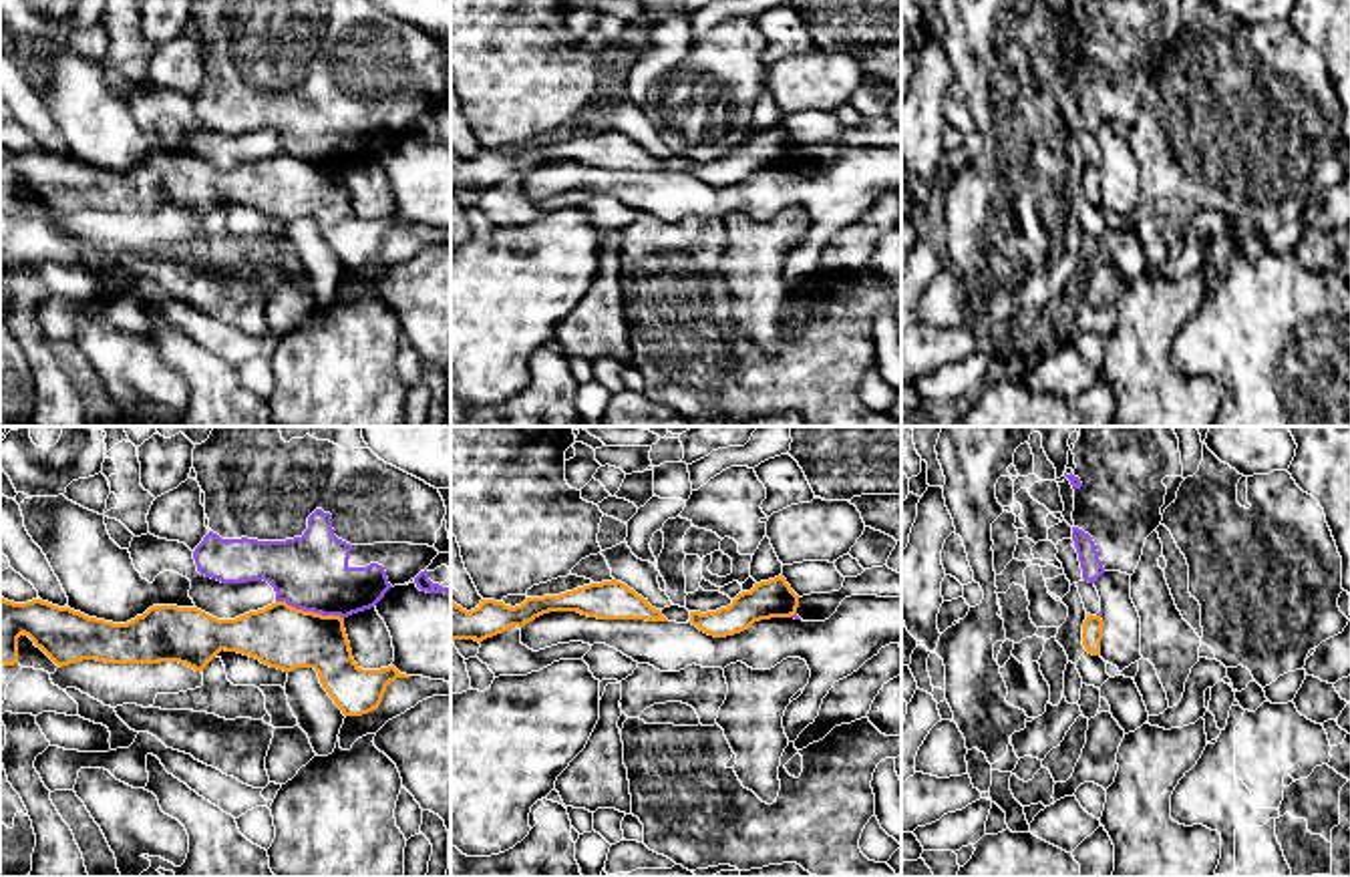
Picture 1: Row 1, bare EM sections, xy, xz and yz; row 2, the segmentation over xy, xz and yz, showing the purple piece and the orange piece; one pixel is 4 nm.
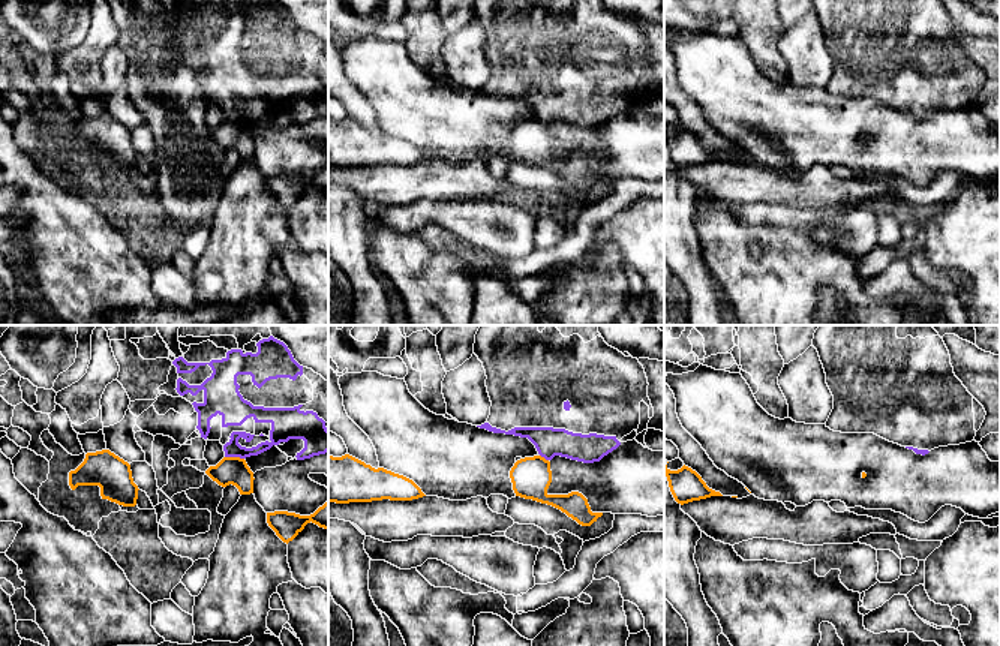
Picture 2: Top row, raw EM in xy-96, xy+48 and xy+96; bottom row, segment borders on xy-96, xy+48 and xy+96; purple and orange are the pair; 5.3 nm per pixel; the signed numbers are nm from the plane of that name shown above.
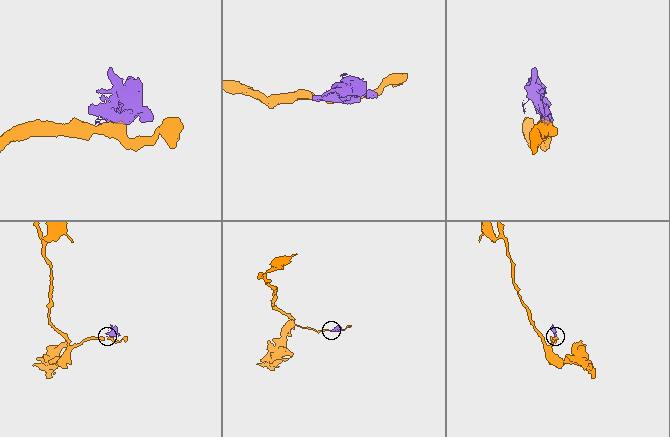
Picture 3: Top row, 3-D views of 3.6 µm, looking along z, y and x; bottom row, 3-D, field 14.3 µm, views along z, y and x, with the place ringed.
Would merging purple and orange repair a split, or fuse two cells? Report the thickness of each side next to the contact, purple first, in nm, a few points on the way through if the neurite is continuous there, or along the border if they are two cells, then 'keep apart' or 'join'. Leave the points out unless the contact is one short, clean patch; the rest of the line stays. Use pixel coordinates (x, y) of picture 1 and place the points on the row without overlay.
300 nm thick on the purple side, 260 nm on the other; border along xy (276, 149), (343, 167); keep apart

